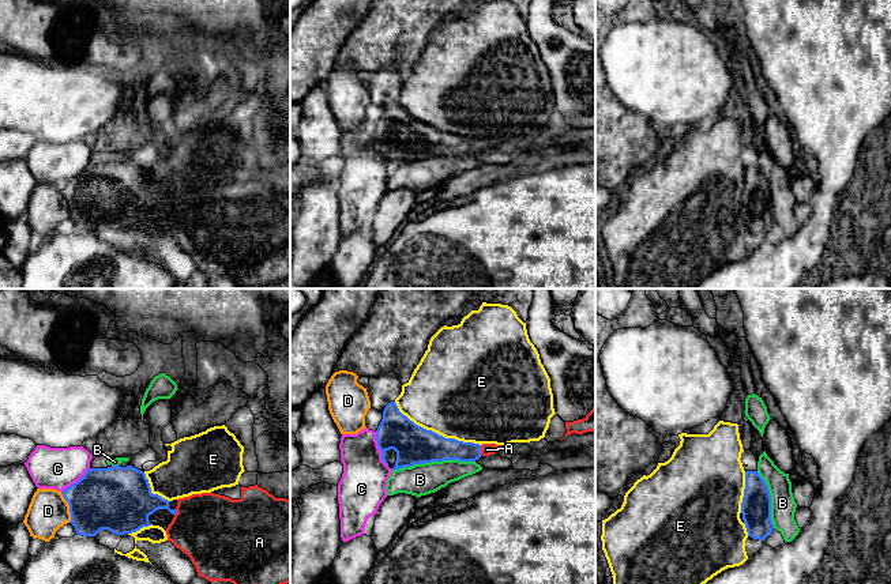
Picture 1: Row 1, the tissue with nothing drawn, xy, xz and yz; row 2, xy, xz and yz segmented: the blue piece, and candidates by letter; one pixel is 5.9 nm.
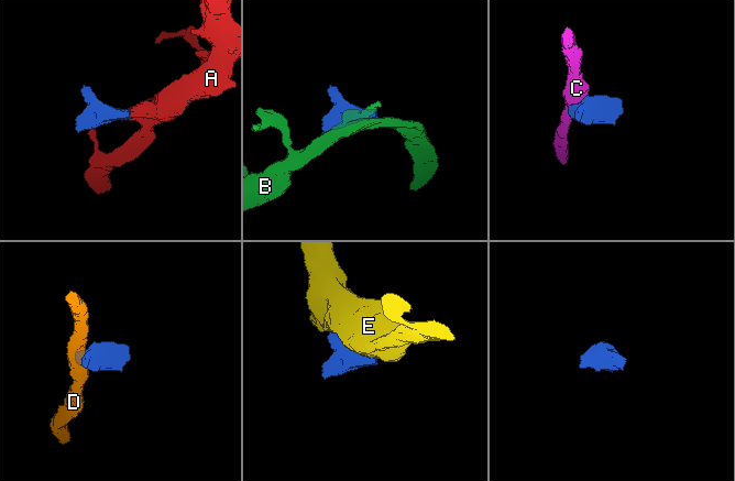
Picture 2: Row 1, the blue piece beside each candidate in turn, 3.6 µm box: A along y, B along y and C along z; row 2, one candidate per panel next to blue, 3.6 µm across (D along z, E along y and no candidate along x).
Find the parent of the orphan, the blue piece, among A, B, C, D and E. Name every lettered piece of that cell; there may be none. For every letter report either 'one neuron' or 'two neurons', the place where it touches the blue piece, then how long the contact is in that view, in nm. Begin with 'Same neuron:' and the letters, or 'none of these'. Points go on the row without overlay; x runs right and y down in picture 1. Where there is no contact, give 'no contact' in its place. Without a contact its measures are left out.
Same neuron: A
A: one neuron; contact xz (480, 146); length 60 nm
B: two neurons; contact xz (433, 155); length 500 nm
C: two neurons; contact xz (379, 143); length 220 nm
D: two neurons; contact xy (70, 202); length 190 nm
E: two neurons; contact xz (436, 128); length 550 nm

